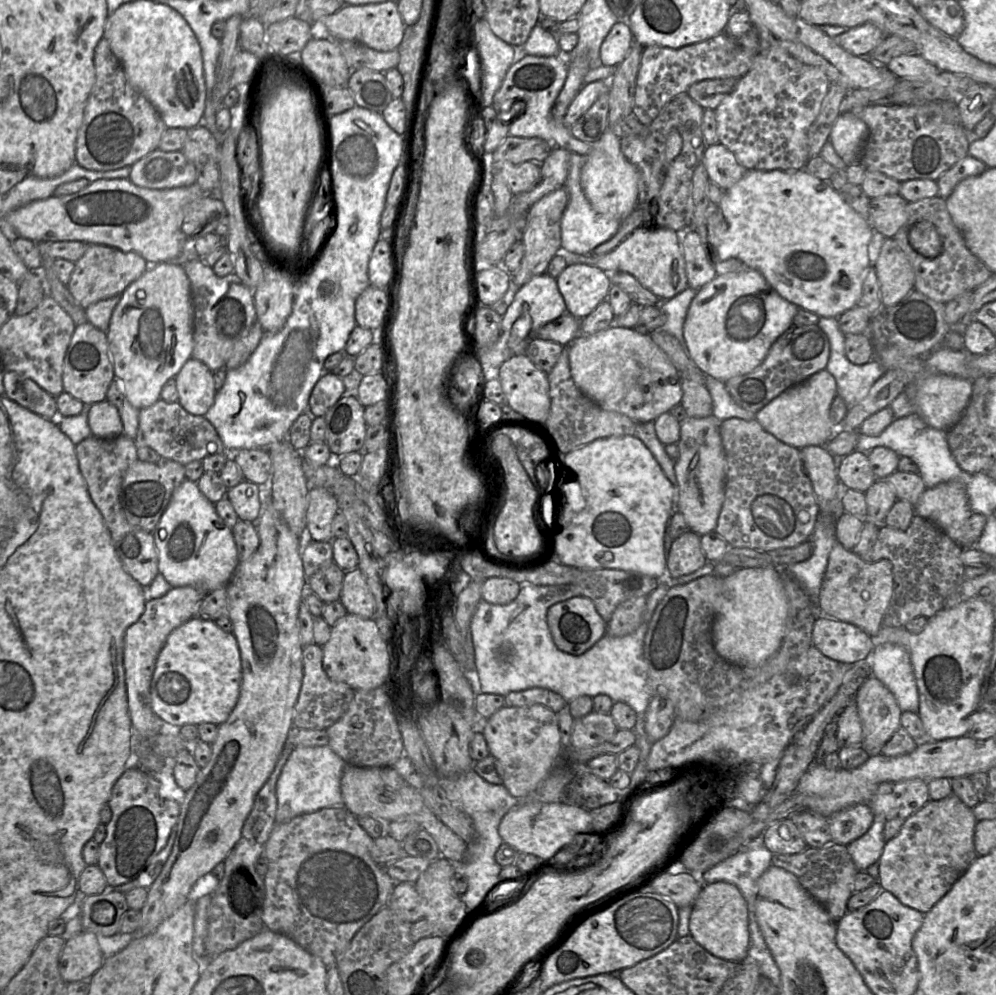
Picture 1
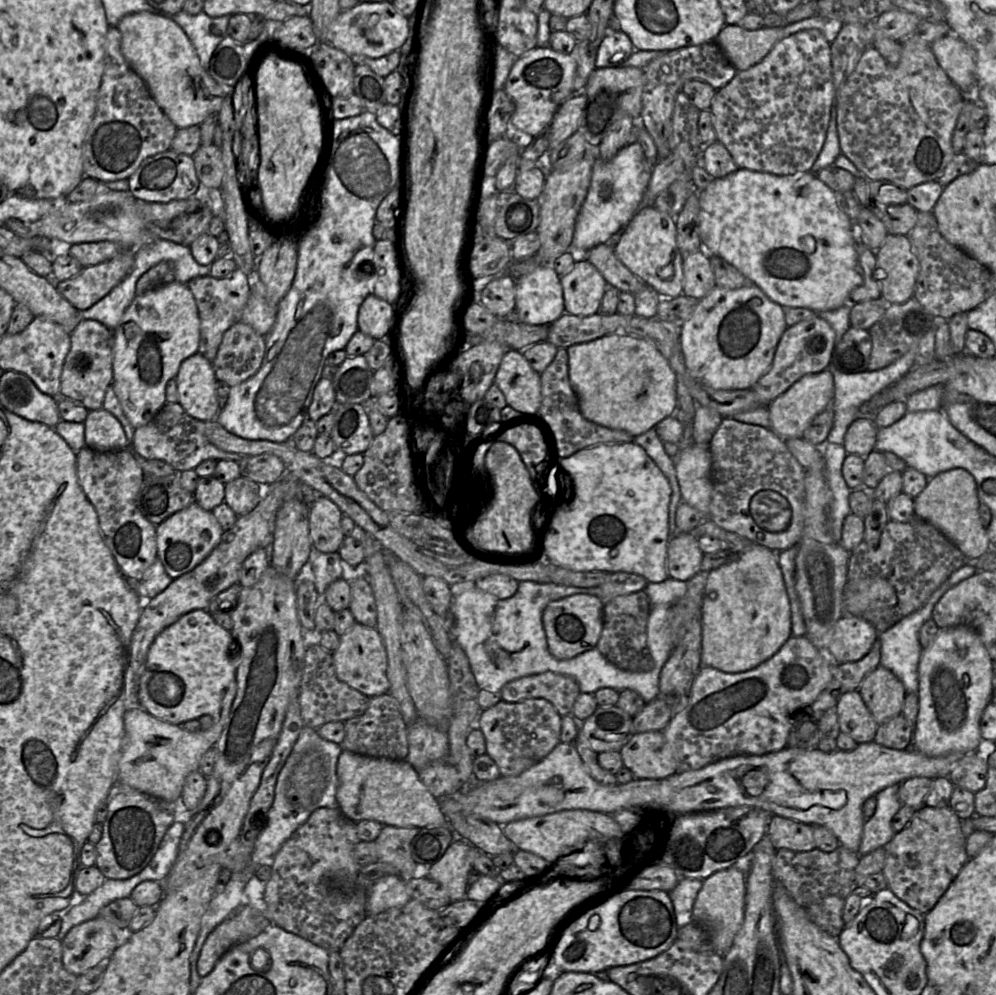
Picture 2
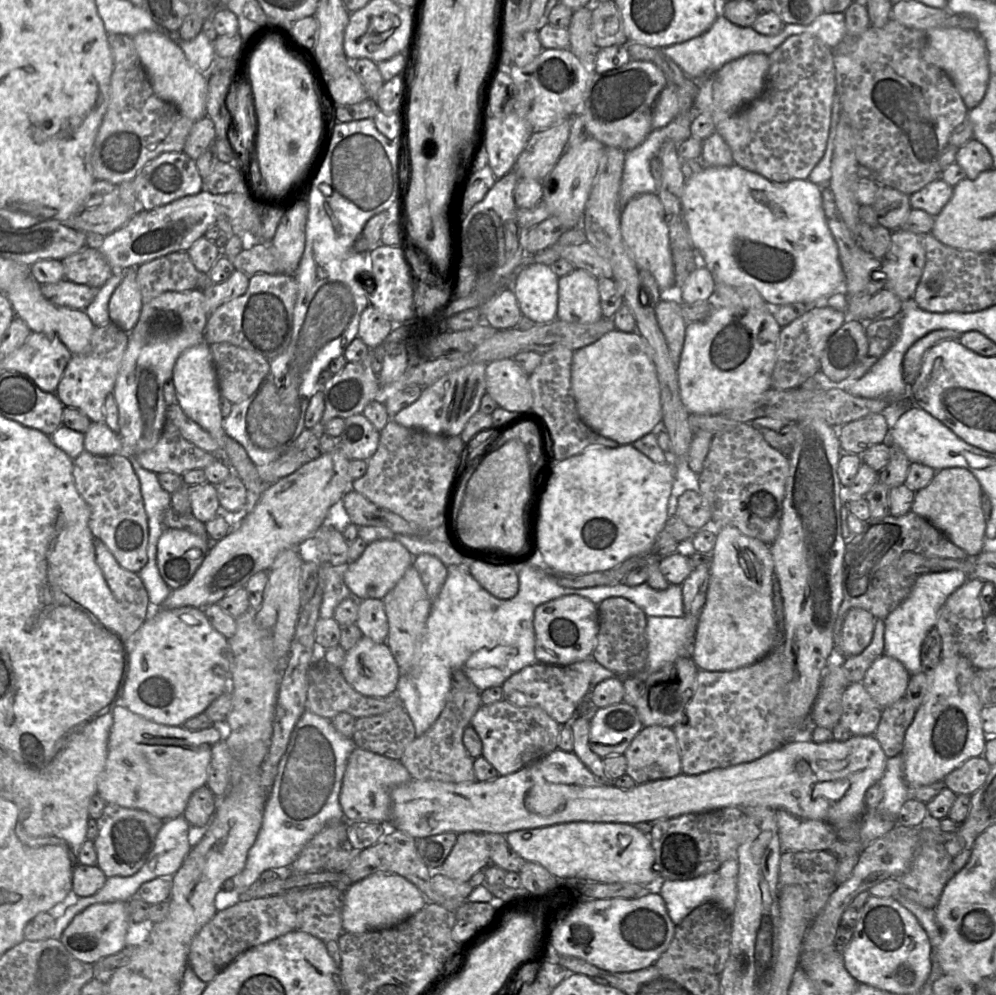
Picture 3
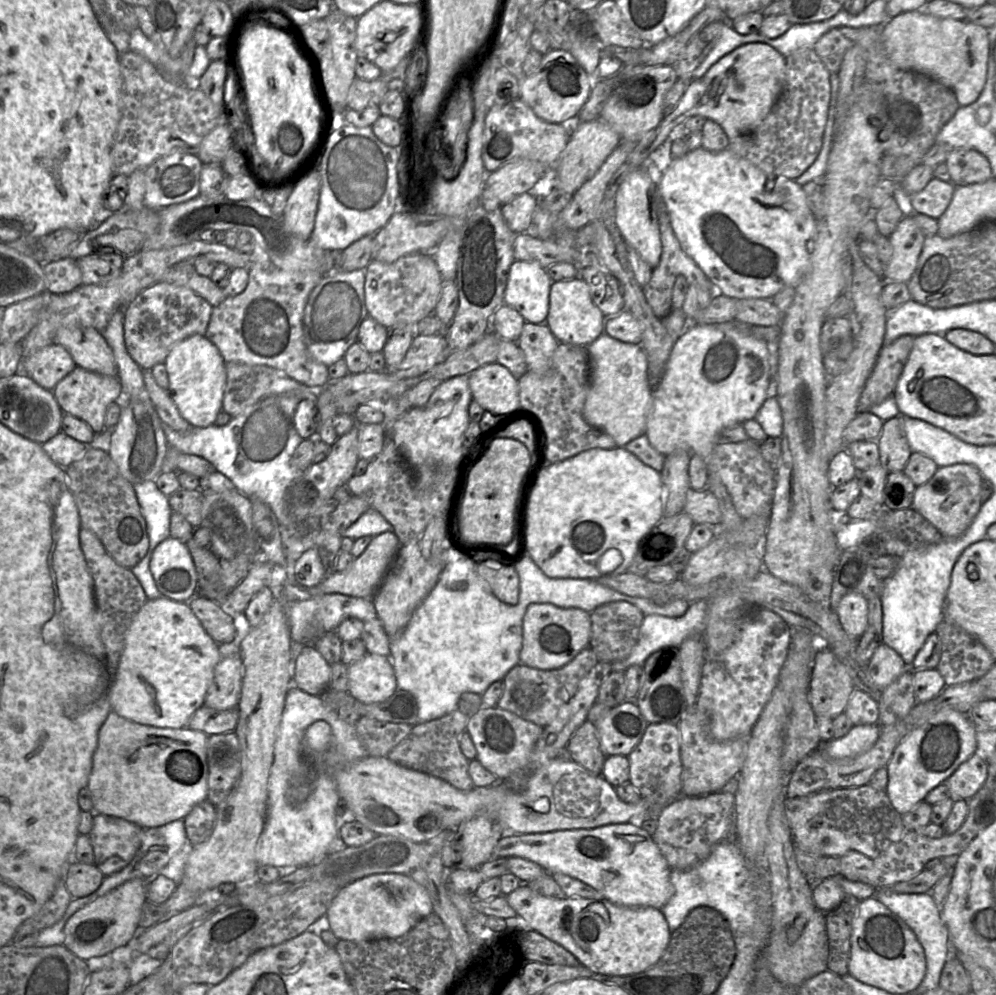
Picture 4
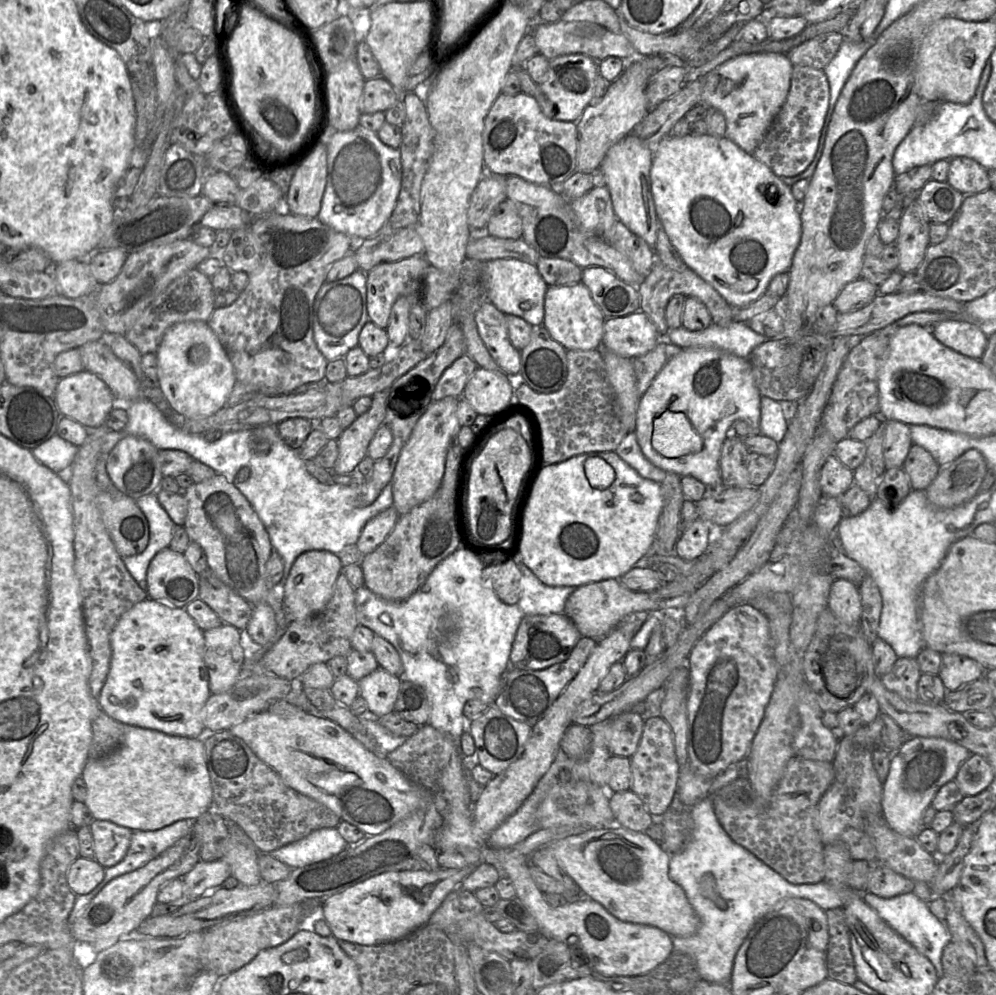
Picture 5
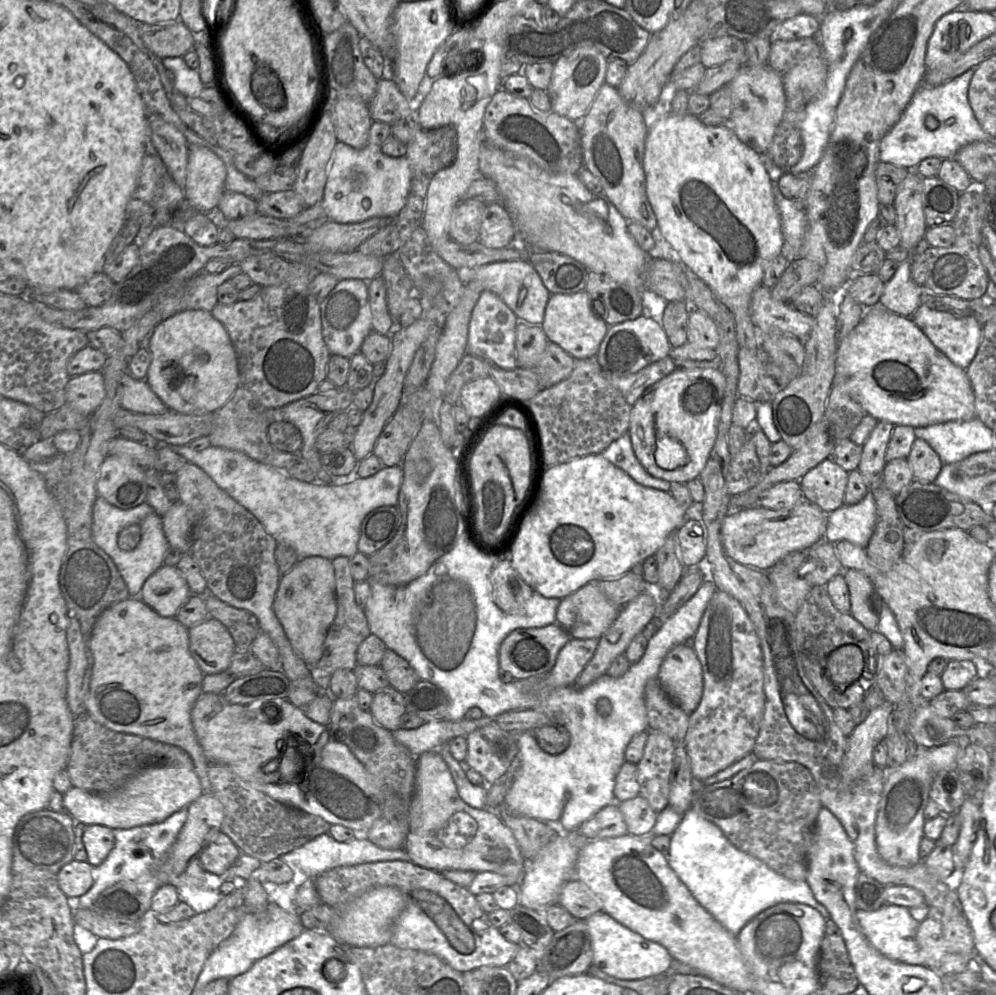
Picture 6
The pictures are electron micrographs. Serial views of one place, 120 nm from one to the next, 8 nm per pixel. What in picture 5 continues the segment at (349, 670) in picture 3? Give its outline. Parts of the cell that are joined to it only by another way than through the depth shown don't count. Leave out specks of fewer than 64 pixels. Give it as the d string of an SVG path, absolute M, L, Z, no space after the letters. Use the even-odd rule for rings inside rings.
M379 667L362 678L359 684L360 695L368 705L369 715L378 719L393 712L402 678Z

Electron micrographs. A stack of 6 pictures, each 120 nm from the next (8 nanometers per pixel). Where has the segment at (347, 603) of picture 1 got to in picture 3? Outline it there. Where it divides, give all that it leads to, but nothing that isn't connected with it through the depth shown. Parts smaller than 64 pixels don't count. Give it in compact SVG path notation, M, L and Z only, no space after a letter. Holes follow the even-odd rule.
M373 598L361 600L356 625L363 636L377 643L386 643L389 625L383 601Z

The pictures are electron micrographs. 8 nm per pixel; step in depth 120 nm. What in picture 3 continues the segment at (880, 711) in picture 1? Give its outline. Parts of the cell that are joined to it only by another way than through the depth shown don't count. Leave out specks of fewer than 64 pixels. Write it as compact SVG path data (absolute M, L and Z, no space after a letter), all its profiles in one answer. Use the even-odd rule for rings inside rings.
M882 654L868 668L862 683L883 709L905 696L909 678L910 674L899 660Z

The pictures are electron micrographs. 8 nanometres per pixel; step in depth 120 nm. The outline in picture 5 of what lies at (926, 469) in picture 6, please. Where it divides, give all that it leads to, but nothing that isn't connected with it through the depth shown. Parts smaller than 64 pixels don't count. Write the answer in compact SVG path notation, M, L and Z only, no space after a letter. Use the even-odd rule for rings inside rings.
M913 444L904 461L903 469L908 475L912 489L925 490L941 467L927 449Z

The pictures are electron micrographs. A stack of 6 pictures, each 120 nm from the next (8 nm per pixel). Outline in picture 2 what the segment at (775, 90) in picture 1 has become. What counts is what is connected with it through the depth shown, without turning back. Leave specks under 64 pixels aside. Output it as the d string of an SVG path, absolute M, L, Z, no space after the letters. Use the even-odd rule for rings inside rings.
M808 29L781 39L760 62L747 70L737 71L735 76L727 84L716 90L709 111L712 116L712 126L716 133L717 141L725 146L738 168L768 172L775 175L787 175L811 170L823 147L831 107L835 101L836 91L832 78L830 43L819 30Z

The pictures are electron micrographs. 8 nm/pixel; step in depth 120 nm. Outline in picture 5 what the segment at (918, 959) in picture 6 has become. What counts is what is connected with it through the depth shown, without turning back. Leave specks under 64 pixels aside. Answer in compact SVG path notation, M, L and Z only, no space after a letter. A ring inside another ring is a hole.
M870 892L856 893L863 894L864 902L873 908L882 920L933 964L938 979L944 975L941 957L945 946L950 941L950 933L945 922L939 920L931 913L928 903L919 899L913 892L891 898L882 898Z

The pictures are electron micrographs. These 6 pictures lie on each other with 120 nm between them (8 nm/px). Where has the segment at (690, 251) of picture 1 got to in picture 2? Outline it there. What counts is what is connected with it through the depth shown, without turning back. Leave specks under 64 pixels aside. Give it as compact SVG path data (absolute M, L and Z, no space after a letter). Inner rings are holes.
M700 251L683 258L682 294L699 300L716 286L709 259Z

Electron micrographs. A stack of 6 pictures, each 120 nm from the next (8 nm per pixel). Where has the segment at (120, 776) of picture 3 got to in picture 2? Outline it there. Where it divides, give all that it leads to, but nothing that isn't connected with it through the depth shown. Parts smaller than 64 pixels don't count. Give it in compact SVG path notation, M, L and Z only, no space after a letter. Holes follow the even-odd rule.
M142 707L124 713L125 741L119 760L118 781L167 802L179 802L185 778L200 769L203 754L215 747L225 723L214 722L212 727L188 732L179 725L160 720Z

